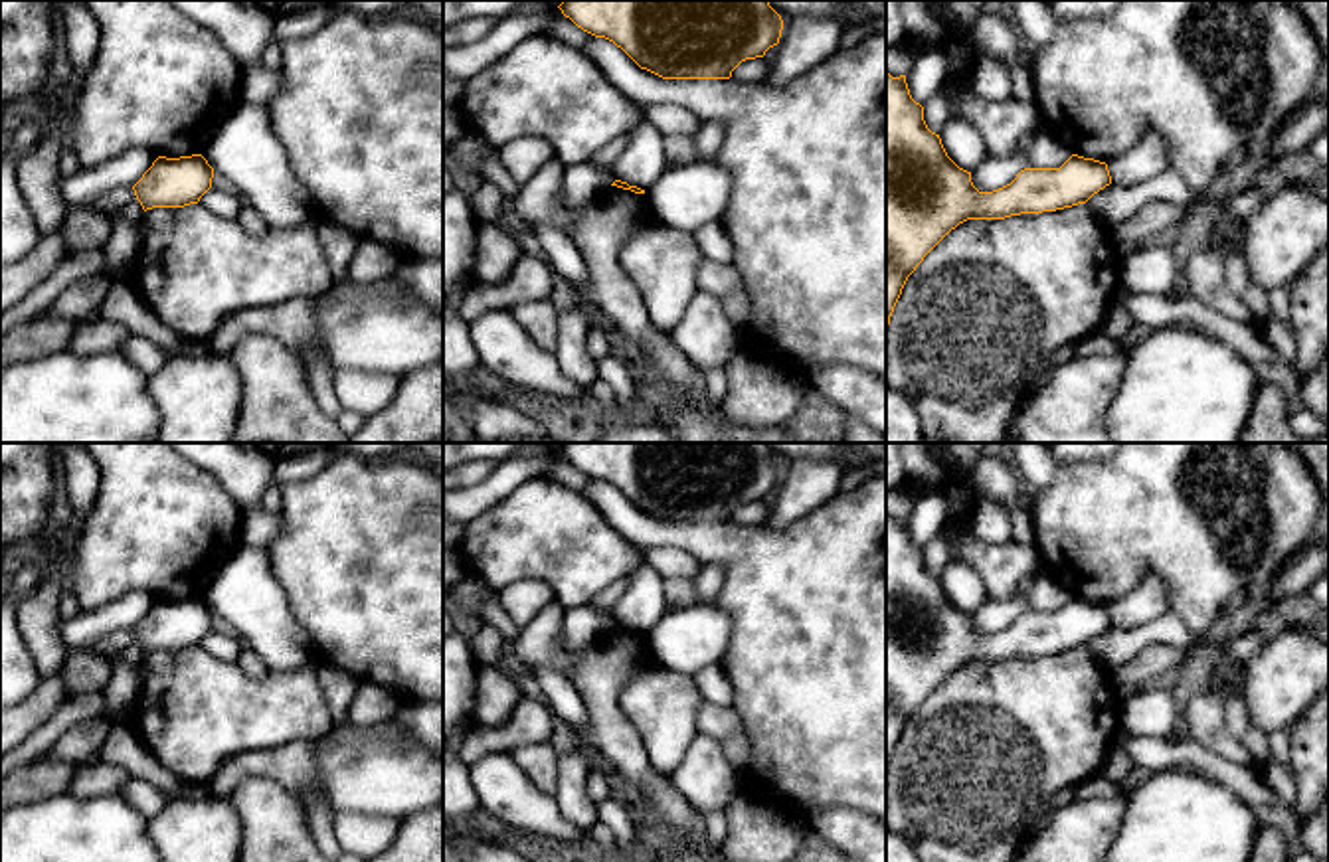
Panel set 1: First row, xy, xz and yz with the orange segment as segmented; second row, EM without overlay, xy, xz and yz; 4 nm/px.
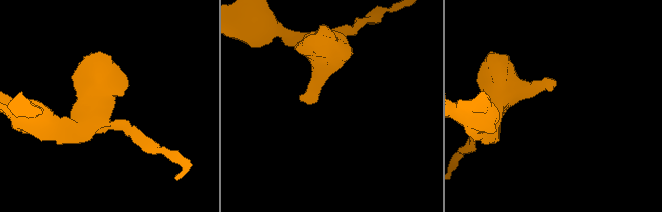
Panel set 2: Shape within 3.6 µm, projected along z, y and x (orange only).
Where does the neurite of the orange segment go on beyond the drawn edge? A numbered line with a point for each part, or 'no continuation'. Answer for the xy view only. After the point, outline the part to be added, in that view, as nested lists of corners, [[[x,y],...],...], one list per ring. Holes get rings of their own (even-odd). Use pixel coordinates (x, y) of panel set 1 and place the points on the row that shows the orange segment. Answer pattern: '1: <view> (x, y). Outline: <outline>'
1: xy (115, 200). Outline: [[[117,188],[97,198],[85,214],[107,216],[111,212],[121,212],[133,198],[134,198],[133,188]]]

